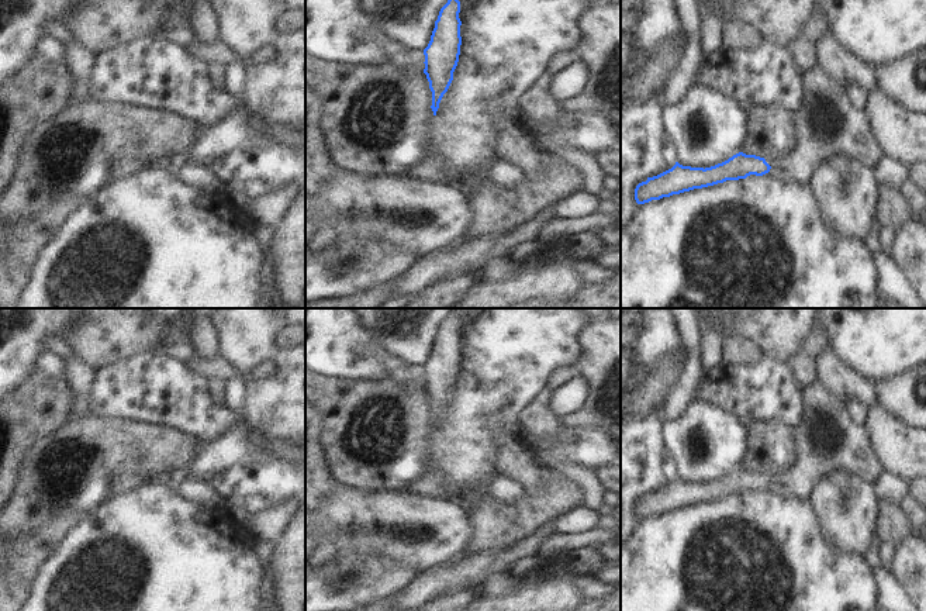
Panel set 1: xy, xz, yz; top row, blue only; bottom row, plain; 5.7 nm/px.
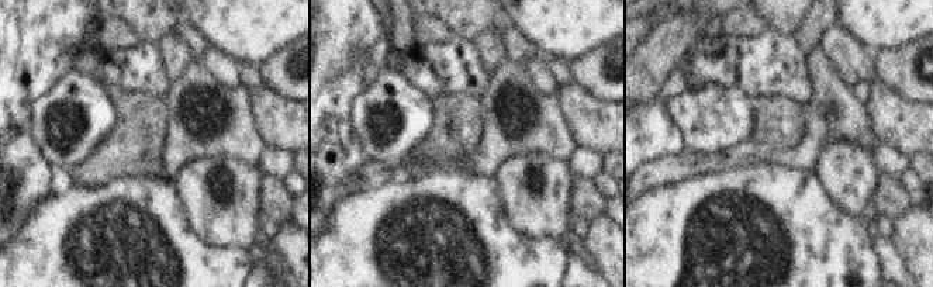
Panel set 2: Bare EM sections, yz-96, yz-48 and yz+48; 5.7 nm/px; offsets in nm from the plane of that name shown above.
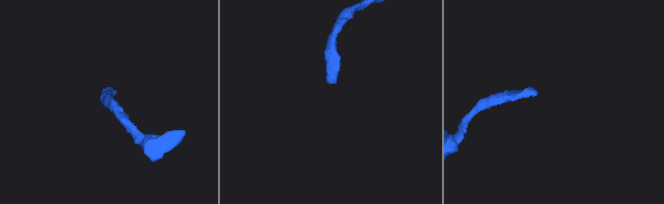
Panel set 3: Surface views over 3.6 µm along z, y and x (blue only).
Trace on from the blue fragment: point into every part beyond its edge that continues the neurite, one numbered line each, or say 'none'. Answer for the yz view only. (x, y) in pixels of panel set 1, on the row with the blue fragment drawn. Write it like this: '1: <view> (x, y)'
1: yz (828, 126)

